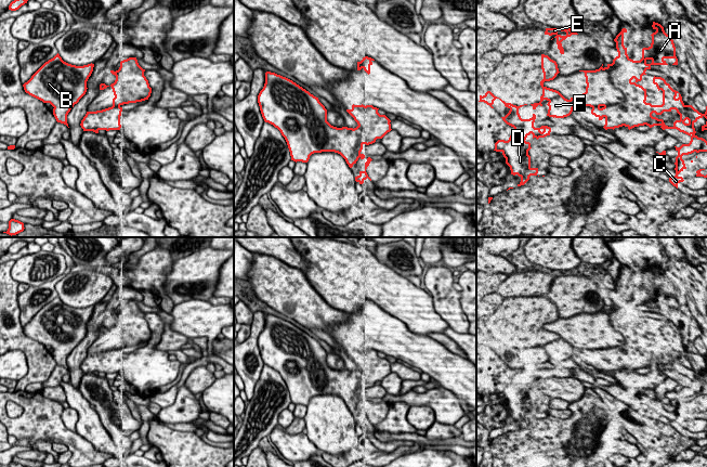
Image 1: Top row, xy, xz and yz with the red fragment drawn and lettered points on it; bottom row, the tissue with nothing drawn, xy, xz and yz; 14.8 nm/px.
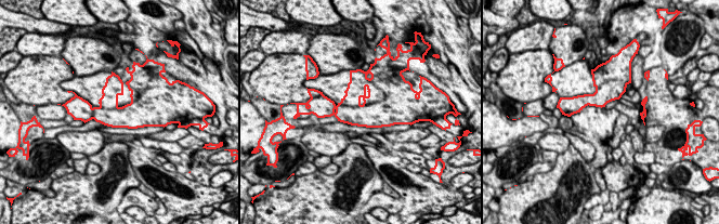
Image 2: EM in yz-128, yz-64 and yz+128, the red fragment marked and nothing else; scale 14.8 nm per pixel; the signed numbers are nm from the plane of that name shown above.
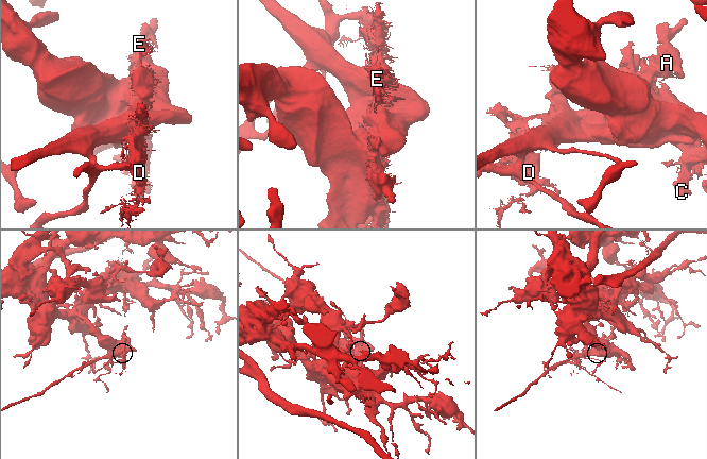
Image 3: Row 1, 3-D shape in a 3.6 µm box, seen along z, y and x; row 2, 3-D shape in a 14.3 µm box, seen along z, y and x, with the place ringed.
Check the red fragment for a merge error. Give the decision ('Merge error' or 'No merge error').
Merge error

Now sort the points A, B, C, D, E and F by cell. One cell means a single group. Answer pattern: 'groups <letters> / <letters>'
groups A B C D E / F

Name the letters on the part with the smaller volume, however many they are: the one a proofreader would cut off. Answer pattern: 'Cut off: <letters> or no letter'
Cut off: F

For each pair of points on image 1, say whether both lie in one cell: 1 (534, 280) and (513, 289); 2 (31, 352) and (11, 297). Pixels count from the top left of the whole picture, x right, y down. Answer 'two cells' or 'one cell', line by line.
1: one cell
2: one cell

